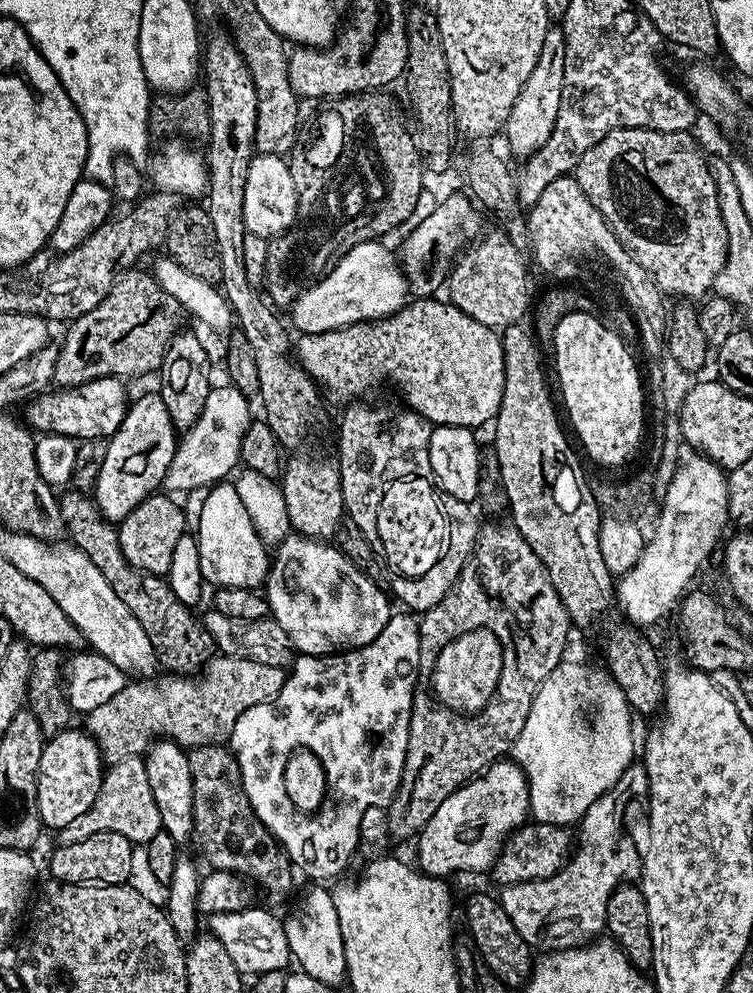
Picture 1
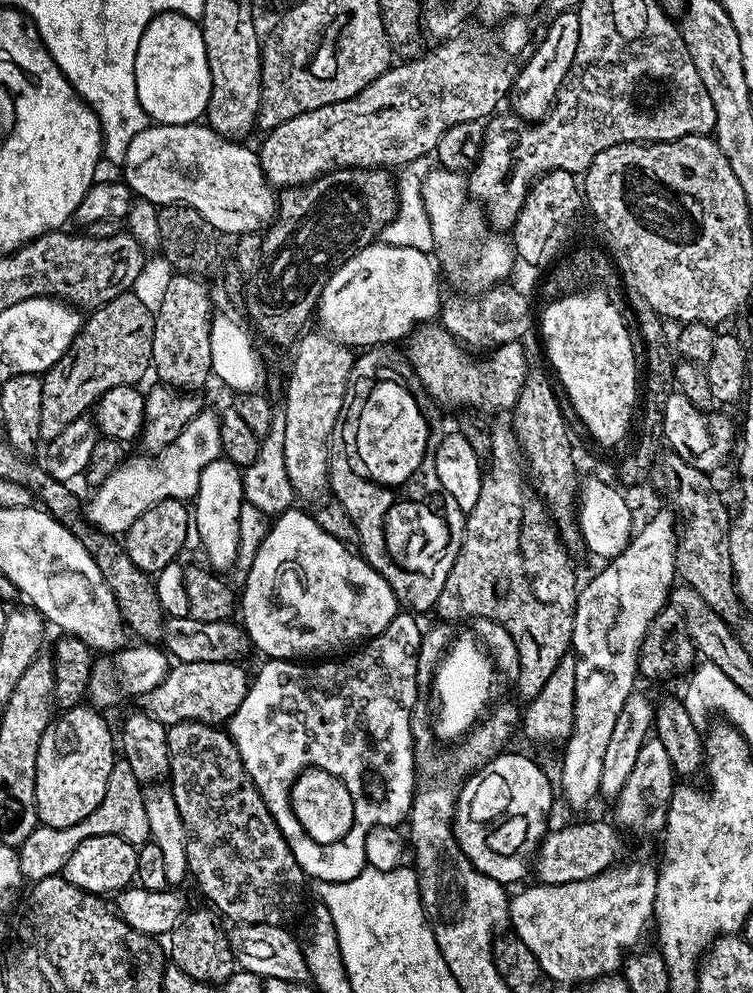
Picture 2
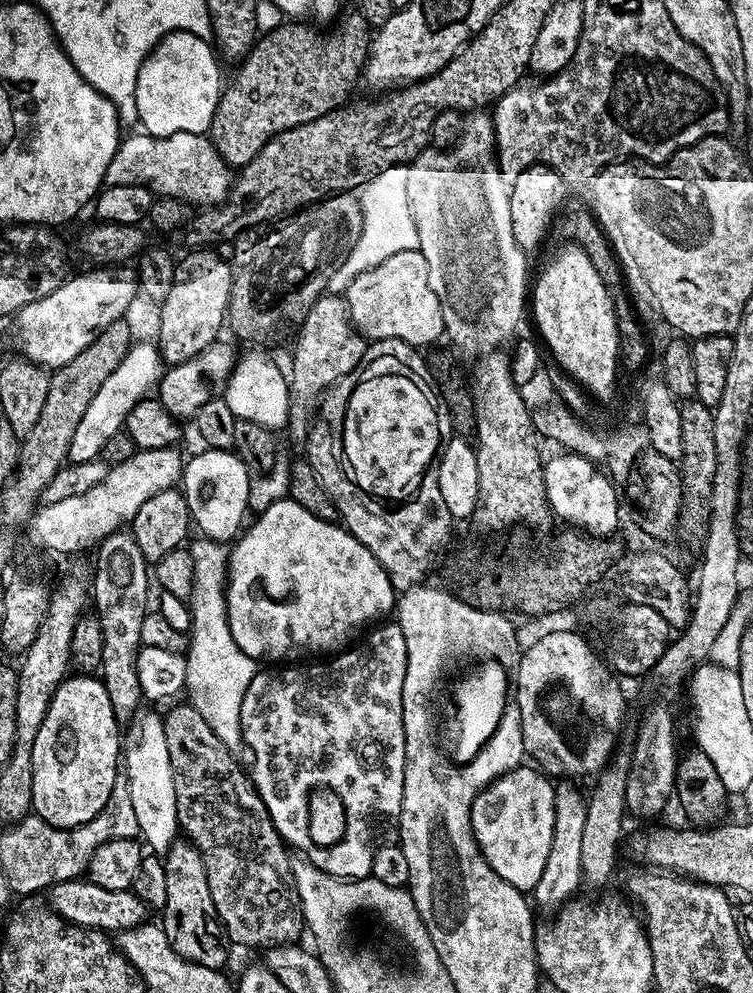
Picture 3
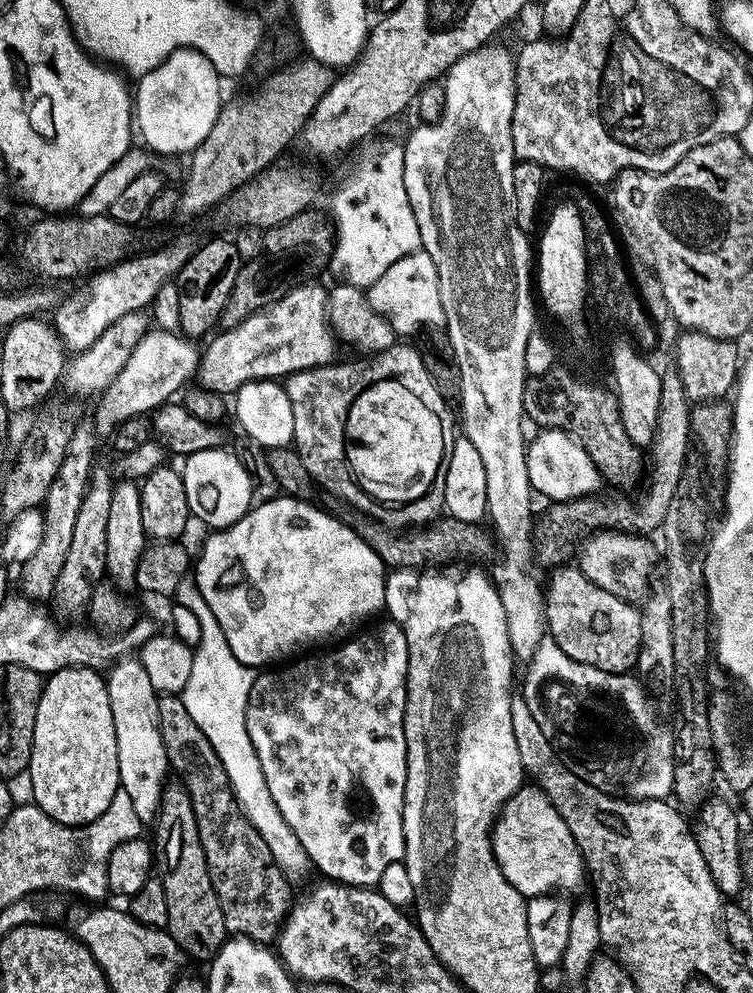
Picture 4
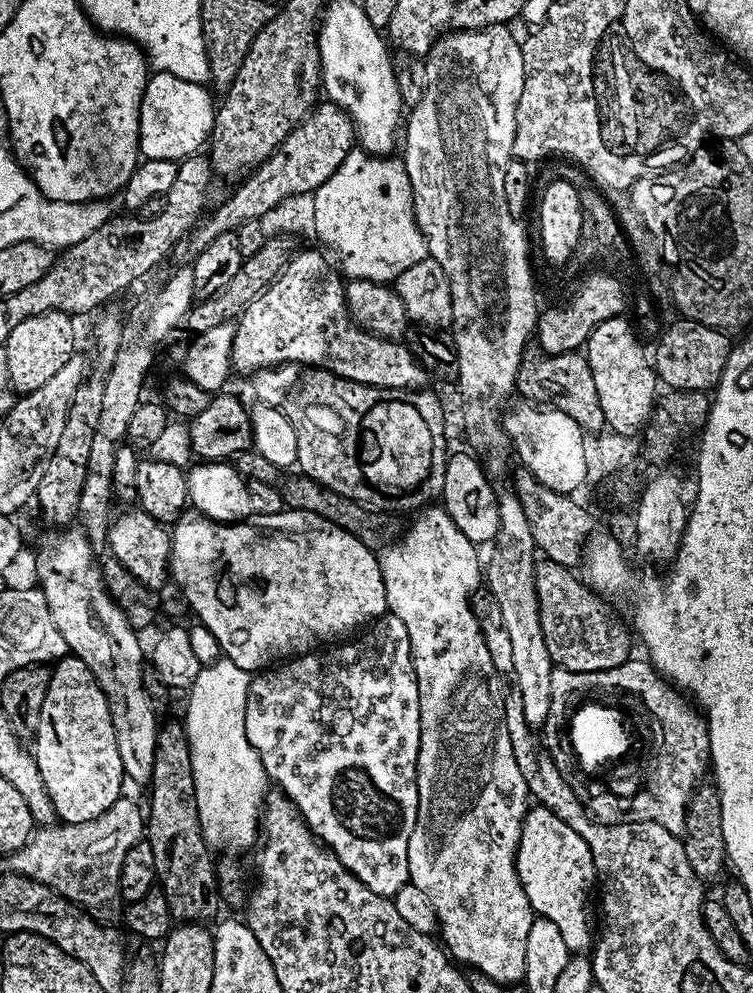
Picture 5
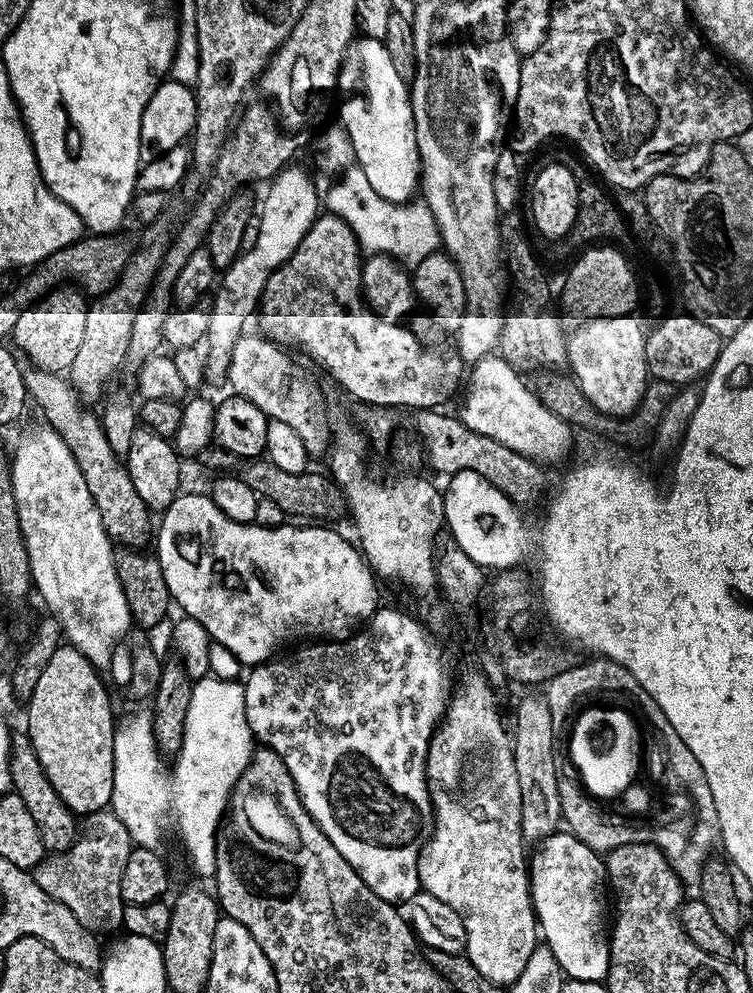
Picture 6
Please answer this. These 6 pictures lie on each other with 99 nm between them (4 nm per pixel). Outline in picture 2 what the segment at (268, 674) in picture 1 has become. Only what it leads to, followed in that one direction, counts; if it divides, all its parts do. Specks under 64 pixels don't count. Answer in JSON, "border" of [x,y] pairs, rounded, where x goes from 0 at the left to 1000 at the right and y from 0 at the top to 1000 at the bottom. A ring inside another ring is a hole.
{"border":[[[252,667],[230,668],[220,683],[205,691],[205,695],[190,698],[190,716],[198,717],[210,727],[220,731],[259,725],[283,731],[296,730],[321,711],[321,703],[329,698],[331,678],[324,678],[311,667]]]}

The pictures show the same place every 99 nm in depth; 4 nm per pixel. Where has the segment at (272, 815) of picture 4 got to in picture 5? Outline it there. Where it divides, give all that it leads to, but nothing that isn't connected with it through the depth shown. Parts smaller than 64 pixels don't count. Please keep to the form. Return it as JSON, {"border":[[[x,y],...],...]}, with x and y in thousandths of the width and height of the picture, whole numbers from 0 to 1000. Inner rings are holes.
{"border":[[[291,663],[282,669],[267,672],[263,683],[258,683],[248,698],[251,701],[247,732],[250,750],[255,756],[260,815],[266,821],[266,834],[271,837],[271,846],[282,856],[321,845],[324,838],[332,837],[340,829],[340,833],[347,829],[353,799],[359,794],[356,780],[351,778],[348,771],[348,763],[327,743],[327,703],[331,688],[332,679],[321,675],[321,671],[311,671],[311,667]]]}

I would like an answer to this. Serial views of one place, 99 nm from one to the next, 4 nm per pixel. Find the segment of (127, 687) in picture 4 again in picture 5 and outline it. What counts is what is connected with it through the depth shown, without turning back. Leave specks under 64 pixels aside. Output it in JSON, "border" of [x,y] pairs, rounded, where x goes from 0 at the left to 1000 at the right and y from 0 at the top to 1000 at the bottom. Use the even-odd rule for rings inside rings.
{"border":[[[101,530],[81,536],[85,537],[74,545],[61,545],[48,560],[50,591],[72,618],[77,634],[82,634],[82,642],[88,642],[92,658],[114,667],[138,697],[166,782],[174,789],[177,785],[181,790],[195,791],[205,771],[210,717],[197,701],[191,683],[193,654],[191,657],[186,654],[182,633],[143,596],[133,568],[122,561],[125,553],[116,540]]]}

